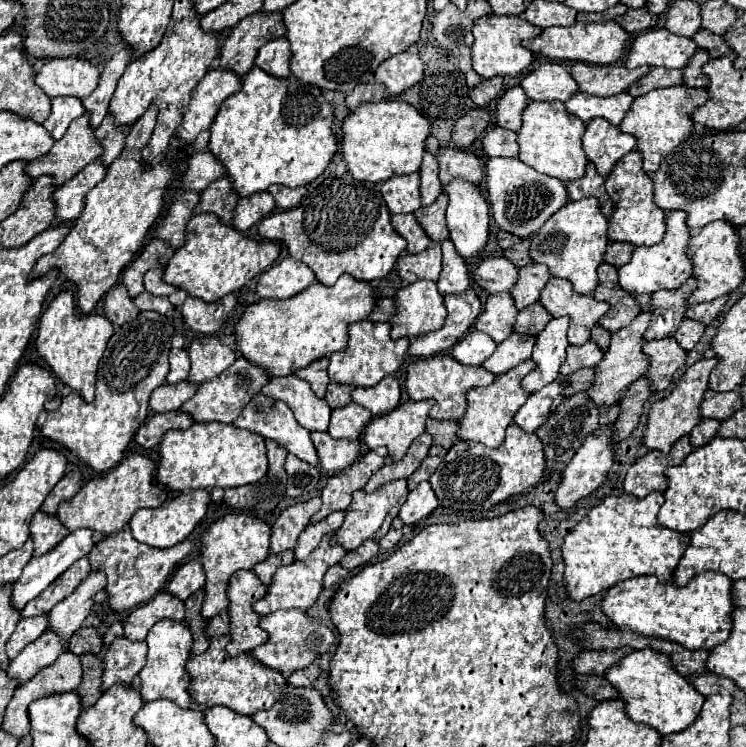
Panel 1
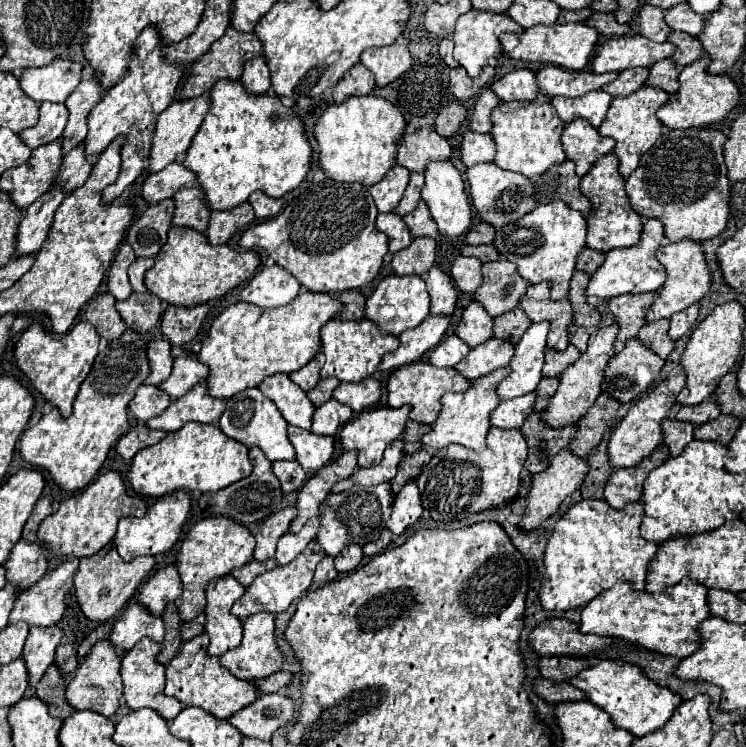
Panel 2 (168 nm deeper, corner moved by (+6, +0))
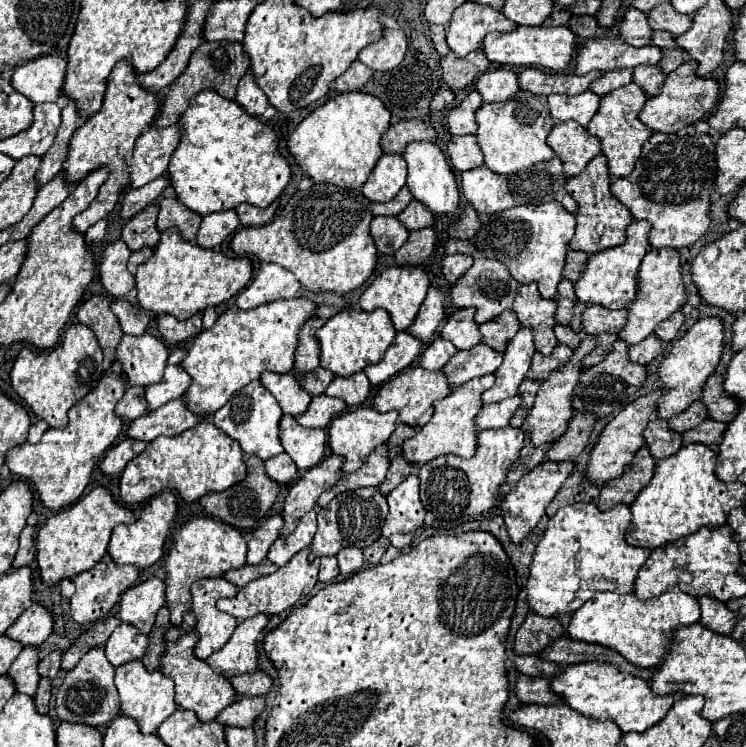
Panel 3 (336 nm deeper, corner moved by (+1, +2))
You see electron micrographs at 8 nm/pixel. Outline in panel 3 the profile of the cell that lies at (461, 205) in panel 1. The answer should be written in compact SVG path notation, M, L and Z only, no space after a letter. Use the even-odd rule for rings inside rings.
M420 141L420 143L410 143L404 151L404 159L408 163L408 181L406 185L410 187L414 199L422 201L434 215L450 215L454 217L460 209L460 191L456 183L456 175L452 167L448 165L444 153L436 143Z

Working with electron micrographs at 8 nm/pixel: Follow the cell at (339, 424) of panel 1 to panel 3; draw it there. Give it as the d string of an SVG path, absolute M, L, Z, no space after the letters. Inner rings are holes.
M320 395L320 397L314 397L312 403L310 403L310 409L302 415L302 417L296 417L296 421L302 425L302 427L318 427L318 429L326 429L328 423L346 413L348 405L342 401L342 399L334 399L334 397L326 397L326 395Z

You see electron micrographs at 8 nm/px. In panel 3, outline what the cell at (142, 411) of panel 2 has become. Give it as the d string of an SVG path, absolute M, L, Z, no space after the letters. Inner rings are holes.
M130 387L126 391L126 395L118 401L116 405L116 415L120 415L122 419L136 419L146 415L146 399L144 399L144 389L142 387Z

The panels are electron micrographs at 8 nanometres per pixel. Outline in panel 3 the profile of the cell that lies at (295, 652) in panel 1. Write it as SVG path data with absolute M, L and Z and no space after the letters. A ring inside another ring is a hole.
M254 615L238 623L234 637L220 651L212 653L206 663L224 677L258 671L258 641L266 625L268 615Z

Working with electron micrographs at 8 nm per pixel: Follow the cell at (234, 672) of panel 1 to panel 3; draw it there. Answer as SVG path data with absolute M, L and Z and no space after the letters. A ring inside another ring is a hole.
M184 633L176 643L168 645L168 651L160 659L160 671L176 683L176 703L180 709L190 709L200 721L214 721L222 709L238 701L238 693L224 675L218 675L206 665L204 659L194 657L194 645L198 643L198 633Z

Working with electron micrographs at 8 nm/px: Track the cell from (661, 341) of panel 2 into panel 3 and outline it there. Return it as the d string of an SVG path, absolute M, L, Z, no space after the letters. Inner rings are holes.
M654 335L646 337L646 339L640 341L640 343L630 345L630 359L632 359L634 363L646 365L646 363L654 361L654 359L656 359L658 355L662 355L662 353L664 353L662 341L658 341Z

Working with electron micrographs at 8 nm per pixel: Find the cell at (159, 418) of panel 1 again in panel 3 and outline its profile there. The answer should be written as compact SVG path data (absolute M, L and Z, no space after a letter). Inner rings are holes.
M124 437L124 439L120 439L118 443L114 443L114 445L108 449L106 457L104 457L102 463L100 463L100 469L102 469L104 473L108 473L108 475L116 475L116 473L120 473L120 471L126 467L126 463L128 463L130 459L134 459L134 457L136 457L138 453L142 453L146 447L148 447L148 443L144 443L144 441L136 441L136 439Z

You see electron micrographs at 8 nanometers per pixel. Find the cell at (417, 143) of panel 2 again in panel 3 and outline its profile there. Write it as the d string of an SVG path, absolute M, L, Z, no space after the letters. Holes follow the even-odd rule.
M406 119L398 125L392 125L388 133L382 139L384 153L398 153L402 155L402 149L414 141L430 141L434 143L438 139L438 133L430 123L424 123L420 119Z

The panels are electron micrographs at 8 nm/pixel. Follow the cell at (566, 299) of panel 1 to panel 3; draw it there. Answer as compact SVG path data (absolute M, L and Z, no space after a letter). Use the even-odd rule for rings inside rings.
M522 285L518 289L516 301L512 305L512 311L518 315L522 327L534 329L534 341L536 349L540 353L552 353L558 345L558 339L554 335L554 313L558 309L558 303L554 299L544 299L538 293L538 285Z

